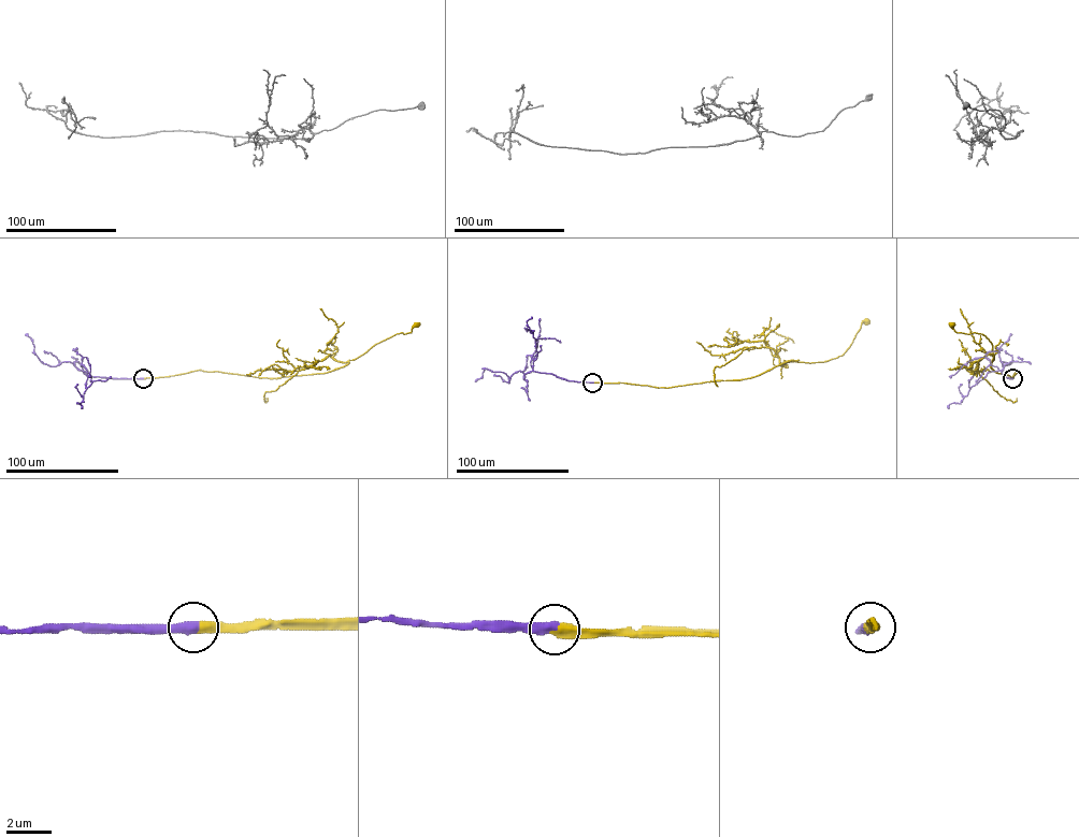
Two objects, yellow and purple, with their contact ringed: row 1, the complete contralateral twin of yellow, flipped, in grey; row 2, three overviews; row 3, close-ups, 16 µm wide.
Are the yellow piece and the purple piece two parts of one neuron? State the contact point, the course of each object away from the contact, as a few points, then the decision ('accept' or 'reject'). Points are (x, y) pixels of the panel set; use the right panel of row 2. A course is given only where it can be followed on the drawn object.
place (1012, 378); course yellow (1012, 378), (1016, 370), (1018, 372), (1011, 378), (991, 368), (992, 346), (986, 336), (957, 332), (951, 325); course purple (1012, 378), (1002, 376), (1001, 361), (1008, 363), (1003, 366), (998, 356), (1000, 346), (1011, 334); accept

